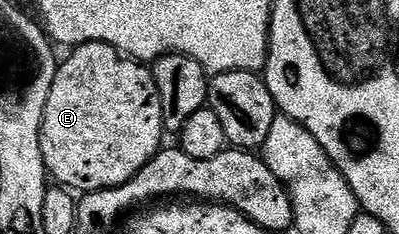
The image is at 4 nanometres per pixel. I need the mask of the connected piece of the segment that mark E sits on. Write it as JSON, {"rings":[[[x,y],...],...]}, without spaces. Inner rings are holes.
{"rings":[[[104,41],[77,45],[68,53],[56,68],[41,127],[48,174],[60,186],[83,193],[124,185],[164,144],[163,108],[155,74]]]}

